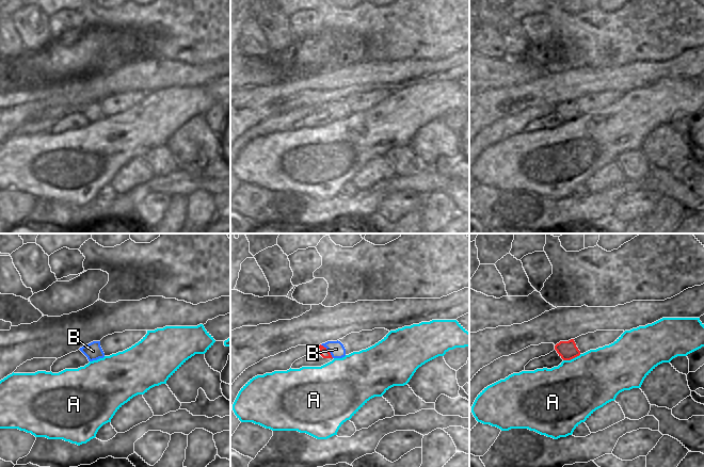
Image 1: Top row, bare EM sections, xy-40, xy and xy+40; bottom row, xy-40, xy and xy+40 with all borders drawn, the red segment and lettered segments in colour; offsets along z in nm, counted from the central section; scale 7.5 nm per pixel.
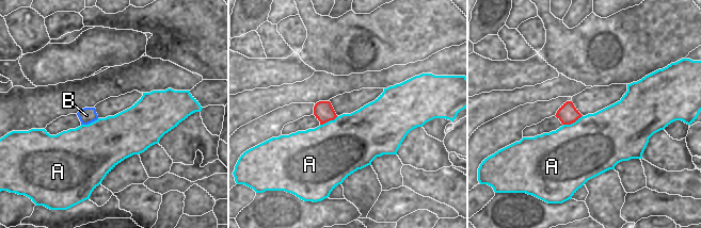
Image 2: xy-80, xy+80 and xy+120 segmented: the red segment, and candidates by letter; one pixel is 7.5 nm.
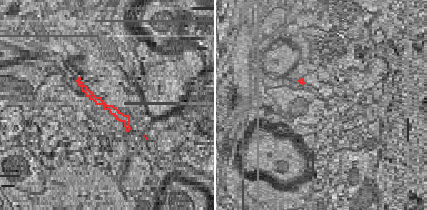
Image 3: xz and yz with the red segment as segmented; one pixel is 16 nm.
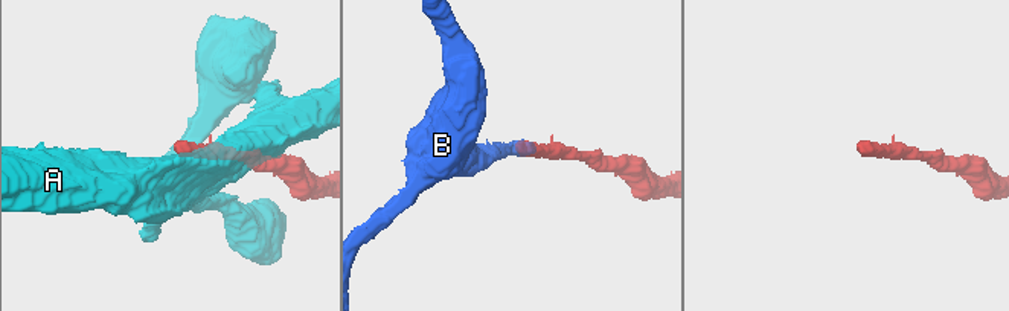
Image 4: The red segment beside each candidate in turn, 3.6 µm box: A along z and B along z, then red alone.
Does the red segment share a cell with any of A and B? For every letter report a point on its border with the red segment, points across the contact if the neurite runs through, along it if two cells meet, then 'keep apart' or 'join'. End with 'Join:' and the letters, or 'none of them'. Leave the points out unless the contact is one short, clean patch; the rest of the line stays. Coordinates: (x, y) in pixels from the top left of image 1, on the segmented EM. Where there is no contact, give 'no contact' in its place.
A: meets red in xy+40 at (572, 358); keep apart
B: meets red in xy at (328, 351); runs through xy (324, 353), (328, 351), (336, 349); join
Join: B

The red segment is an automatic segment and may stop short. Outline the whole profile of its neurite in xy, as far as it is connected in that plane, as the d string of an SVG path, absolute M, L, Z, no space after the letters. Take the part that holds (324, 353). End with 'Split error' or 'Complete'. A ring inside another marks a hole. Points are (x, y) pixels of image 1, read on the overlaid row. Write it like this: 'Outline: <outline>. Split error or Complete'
Outline: M327 341L316 348L320 349L323 358L342 358L346 356L346 349L340 341Z. Split error.

